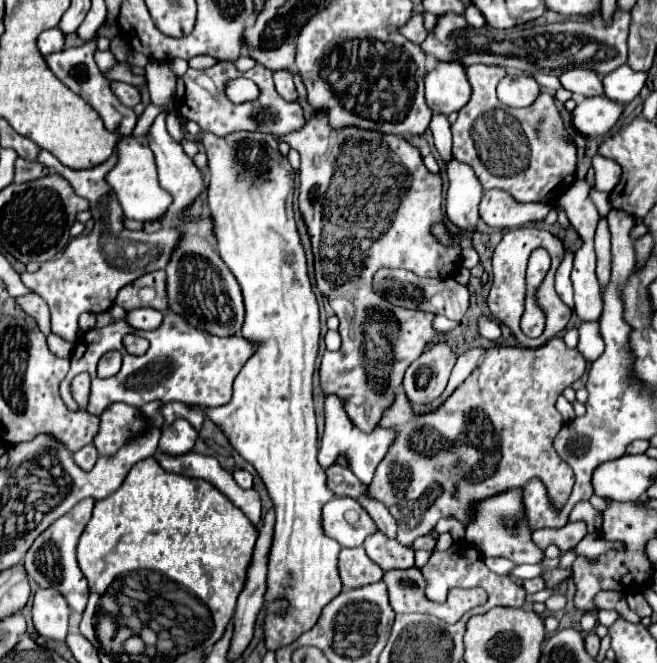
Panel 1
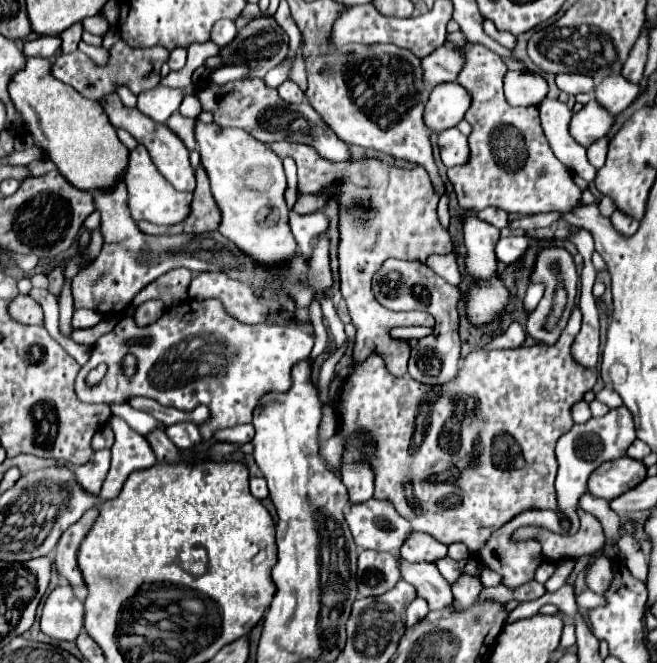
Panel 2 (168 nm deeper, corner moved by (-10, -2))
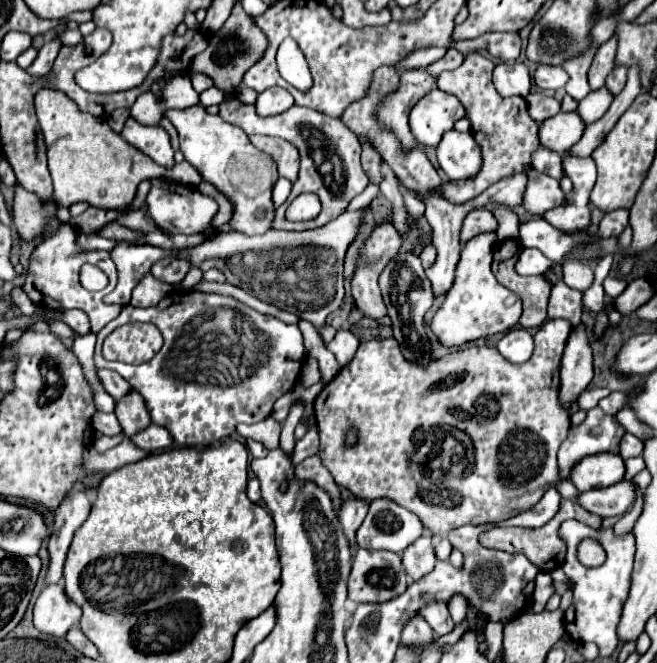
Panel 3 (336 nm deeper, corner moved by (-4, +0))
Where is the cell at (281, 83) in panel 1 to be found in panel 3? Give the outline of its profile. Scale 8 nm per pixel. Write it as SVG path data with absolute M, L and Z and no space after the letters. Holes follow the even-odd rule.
M270 87L268 91L260 93L256 99L256 113L258 115L278 115L284 113L294 105L292 95L282 87Z

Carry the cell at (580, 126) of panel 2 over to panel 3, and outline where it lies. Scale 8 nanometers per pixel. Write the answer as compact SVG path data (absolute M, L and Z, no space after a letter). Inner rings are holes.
M560 111L538 125L538 139L542 147L556 153L564 153L568 147L580 141L584 127L584 121L576 113Z

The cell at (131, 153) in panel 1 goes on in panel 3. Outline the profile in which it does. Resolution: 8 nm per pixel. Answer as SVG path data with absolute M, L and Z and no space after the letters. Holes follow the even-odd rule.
M154 179L152 181L152 189L146 197L148 201L148 211L152 215L152 219L156 221L156 225L166 231L166 233L182 233L182 235L198 235L202 231L206 231L218 211L218 203L200 193L198 187L188 187L170 179Z

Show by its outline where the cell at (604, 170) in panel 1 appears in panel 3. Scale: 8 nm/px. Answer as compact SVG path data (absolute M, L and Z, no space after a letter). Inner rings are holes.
M578 325L566 341L562 367L560 367L560 377L562 377L560 403L564 403L564 409L570 415L574 415L580 409L578 397L592 381L592 375L594 375L594 371L592 371L590 339L588 339L584 327Z

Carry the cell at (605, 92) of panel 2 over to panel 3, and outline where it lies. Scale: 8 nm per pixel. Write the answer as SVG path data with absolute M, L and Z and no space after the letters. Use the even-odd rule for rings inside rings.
M598 89L598 91L592 91L588 97L584 97L580 103L578 103L578 109L576 113L580 115L580 119L590 125L594 121L598 121L606 109L610 107L612 103L612 97L608 95L608 89Z

